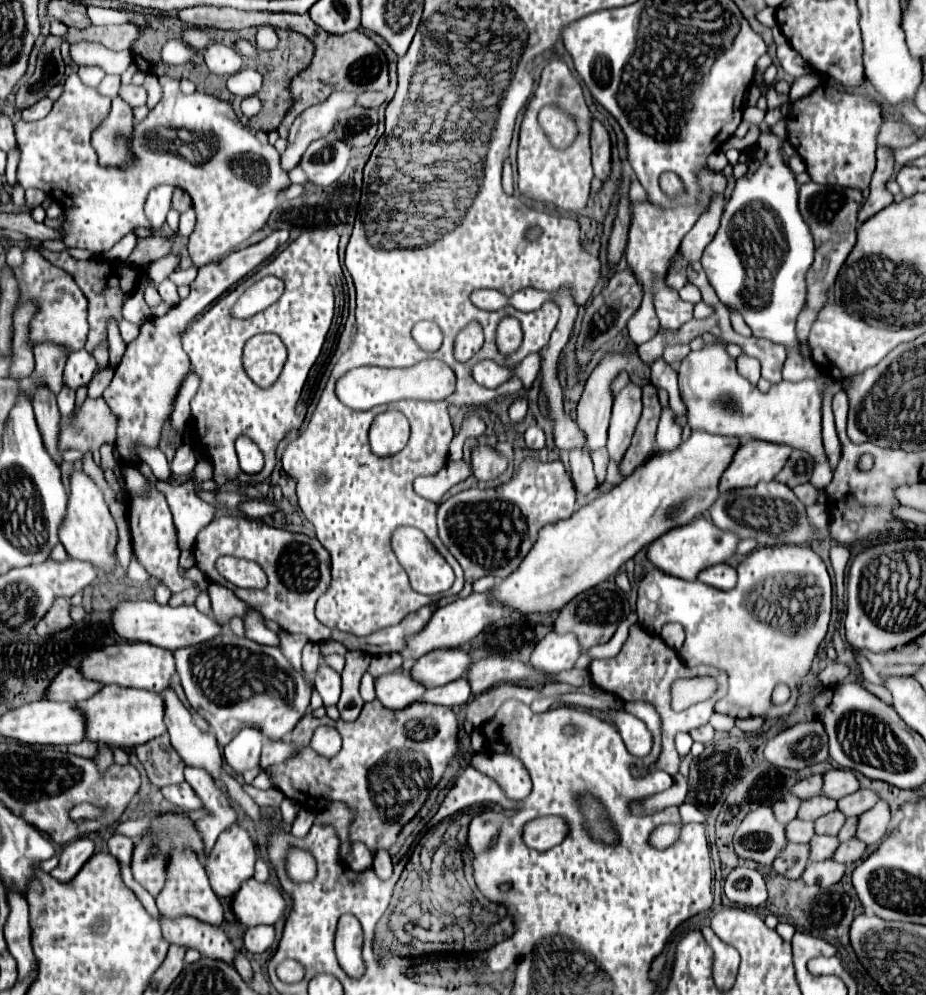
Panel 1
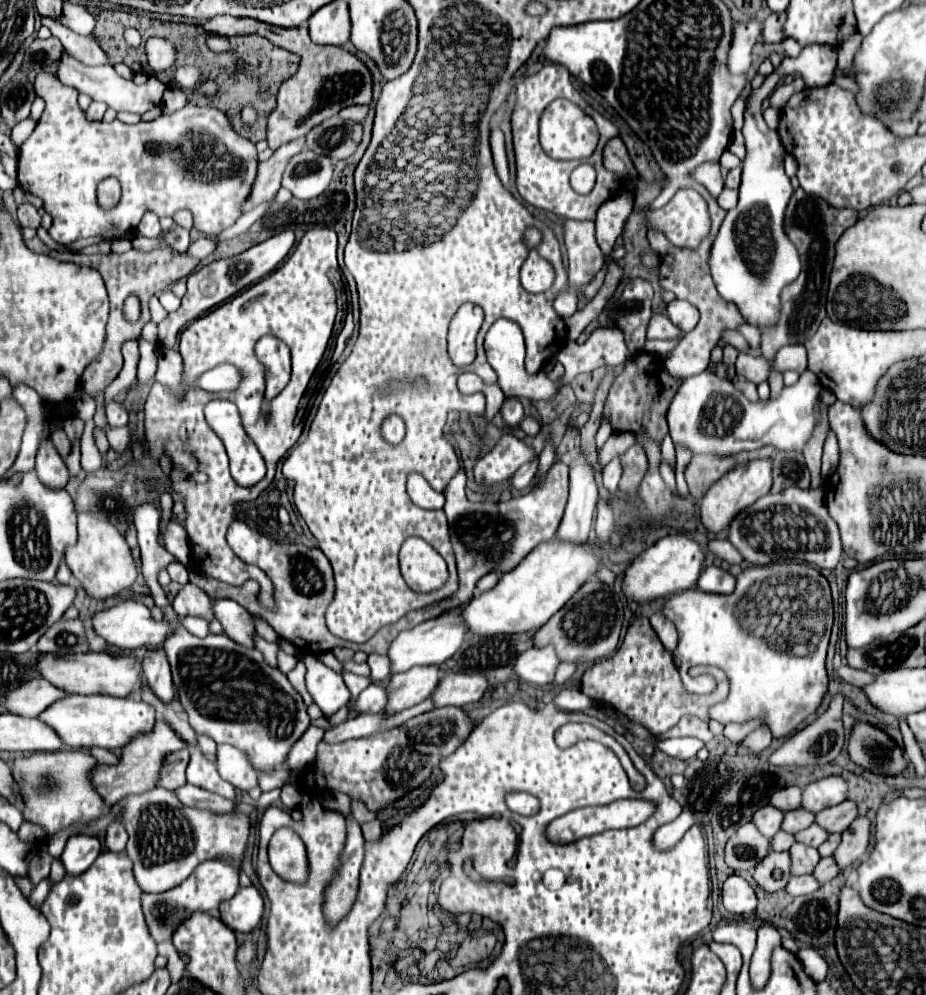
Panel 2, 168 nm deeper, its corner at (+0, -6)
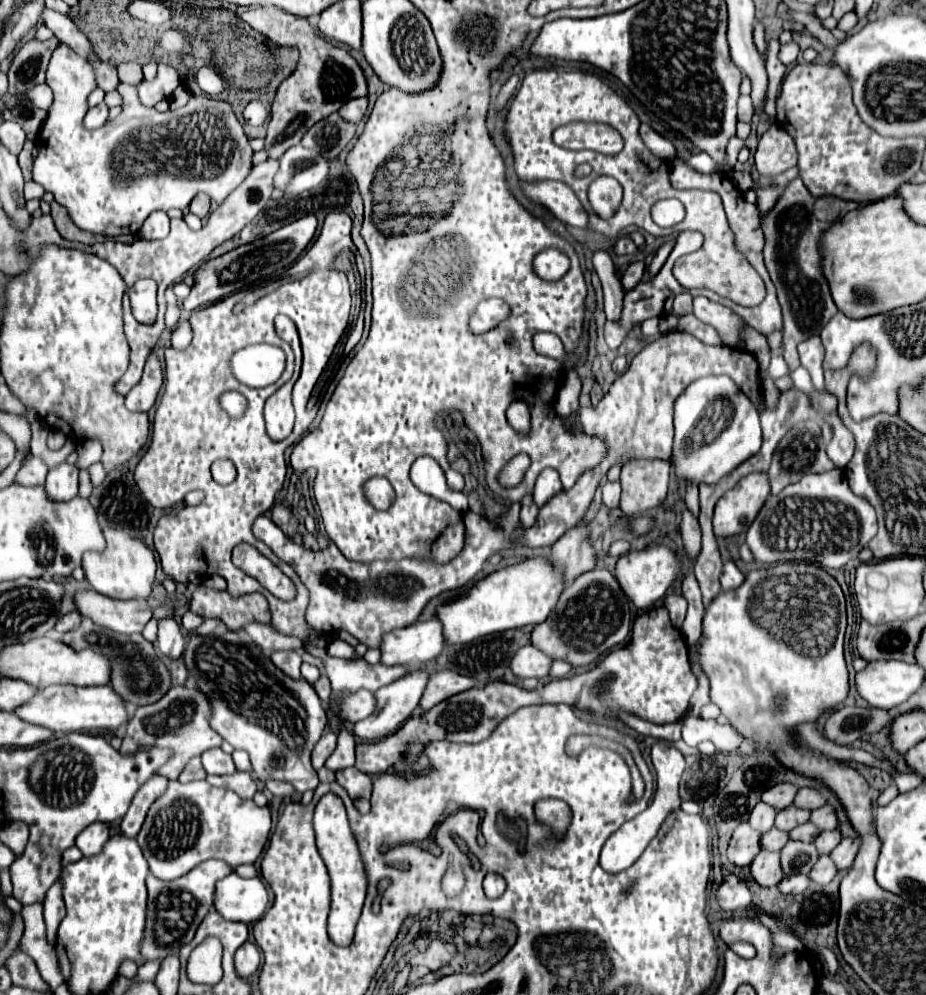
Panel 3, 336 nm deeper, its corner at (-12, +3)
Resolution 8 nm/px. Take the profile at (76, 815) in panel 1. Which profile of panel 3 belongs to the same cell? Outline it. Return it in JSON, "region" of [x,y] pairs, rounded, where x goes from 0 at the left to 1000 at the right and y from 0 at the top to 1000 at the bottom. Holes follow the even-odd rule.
{"region":[[[186,784],[181,788],[179,798],[175,798],[160,814],[158,826],[156,826],[153,834],[149,836],[147,844],[156,856],[156,862],[160,864],[162,876],[173,884],[190,884],[192,880],[199,880],[210,870],[214,870],[216,866],[227,864],[227,862],[240,864],[240,866],[248,868],[251,872],[255,872],[259,868],[274,868],[287,850],[292,832],[294,832],[294,828],[292,828],[289,810],[281,812],[274,808],[274,804],[263,804],[257,798],[253,798],[251,794],[227,790],[222,784],[203,786],[203,788],[194,788],[192,784]]]}

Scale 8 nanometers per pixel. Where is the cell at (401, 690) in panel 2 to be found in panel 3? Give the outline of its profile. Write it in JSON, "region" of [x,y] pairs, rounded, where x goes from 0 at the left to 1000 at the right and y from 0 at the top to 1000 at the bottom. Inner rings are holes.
{"region":[[[445,673],[436,681],[423,685],[419,689],[413,689],[404,697],[406,699],[406,714],[404,714],[404,718],[400,718],[400,722],[389,724],[389,726],[382,728],[382,734],[380,734],[382,740],[387,740],[389,744],[397,746],[397,744],[410,744],[410,742],[423,738],[425,734],[430,734],[430,730],[434,730],[434,726],[438,726],[445,720],[445,716],[451,712],[451,706],[456,702],[460,685],[462,685],[462,677],[458,673]]]}

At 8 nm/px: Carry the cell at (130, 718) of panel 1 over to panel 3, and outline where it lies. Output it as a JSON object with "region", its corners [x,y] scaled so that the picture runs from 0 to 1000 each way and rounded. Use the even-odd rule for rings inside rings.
{"region":[[[119,687],[114,689],[54,689],[41,693],[32,706],[19,710],[19,722],[32,728],[48,730],[63,738],[73,736],[97,736],[97,734],[125,734],[130,728],[138,726],[138,718],[130,699],[121,693]]]}

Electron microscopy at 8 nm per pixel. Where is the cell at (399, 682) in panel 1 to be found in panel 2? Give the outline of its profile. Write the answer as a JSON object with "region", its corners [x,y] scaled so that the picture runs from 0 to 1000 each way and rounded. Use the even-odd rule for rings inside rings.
{"region":[[[402,686],[395,694],[389,696],[389,701],[380,707],[380,713],[384,717],[410,717],[415,715],[419,707],[419,694],[408,688],[408,686]]]}

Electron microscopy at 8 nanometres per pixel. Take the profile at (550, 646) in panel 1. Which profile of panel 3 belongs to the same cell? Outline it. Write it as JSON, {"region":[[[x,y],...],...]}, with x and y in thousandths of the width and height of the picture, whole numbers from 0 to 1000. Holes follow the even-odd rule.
{"region":[[[564,649],[551,663],[551,673],[559,683],[592,679],[596,663],[577,649]]]}

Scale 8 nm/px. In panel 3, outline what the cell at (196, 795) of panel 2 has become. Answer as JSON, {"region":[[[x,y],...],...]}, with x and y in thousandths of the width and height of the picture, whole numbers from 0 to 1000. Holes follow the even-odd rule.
{"region":[[[255,774],[251,780],[225,780],[222,782],[229,790],[242,790],[253,794],[259,802],[272,802],[276,798],[276,784],[270,776]]]}

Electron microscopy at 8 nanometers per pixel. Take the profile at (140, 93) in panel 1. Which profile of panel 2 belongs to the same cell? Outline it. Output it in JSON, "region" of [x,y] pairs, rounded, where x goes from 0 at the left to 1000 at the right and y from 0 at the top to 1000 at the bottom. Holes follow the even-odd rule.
{"region":[[[67,55],[65,59],[65,67],[63,67],[63,79],[69,85],[76,85],[80,89],[84,89],[86,93],[97,95],[102,102],[112,102],[117,104],[117,108],[125,110],[125,112],[140,112],[140,114],[158,114],[160,110],[164,110],[166,106],[173,106],[175,102],[175,93],[177,93],[177,85],[168,79],[168,77],[160,77],[160,81],[156,85],[145,85],[143,81],[130,77],[123,67],[114,65],[114,67],[93,67],[89,63],[84,63],[82,59],[78,59],[76,55]]]}

